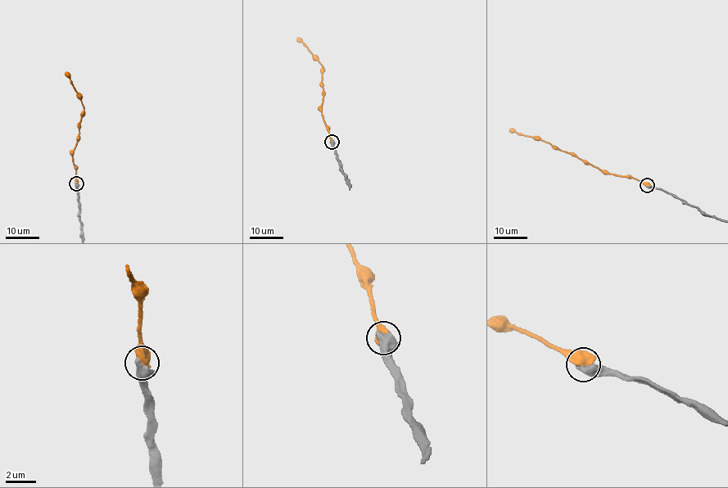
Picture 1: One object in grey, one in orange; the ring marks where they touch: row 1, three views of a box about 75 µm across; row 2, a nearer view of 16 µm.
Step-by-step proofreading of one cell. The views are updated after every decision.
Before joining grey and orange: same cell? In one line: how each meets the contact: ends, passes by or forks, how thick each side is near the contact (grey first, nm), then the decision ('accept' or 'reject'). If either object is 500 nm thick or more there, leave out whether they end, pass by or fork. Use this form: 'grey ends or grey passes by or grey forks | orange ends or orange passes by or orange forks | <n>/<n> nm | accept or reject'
600/800 nm | reject

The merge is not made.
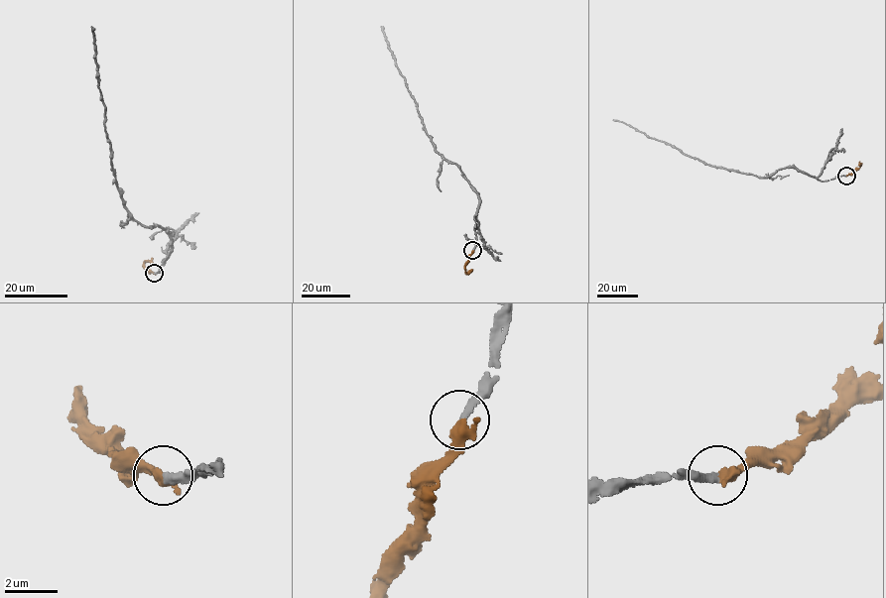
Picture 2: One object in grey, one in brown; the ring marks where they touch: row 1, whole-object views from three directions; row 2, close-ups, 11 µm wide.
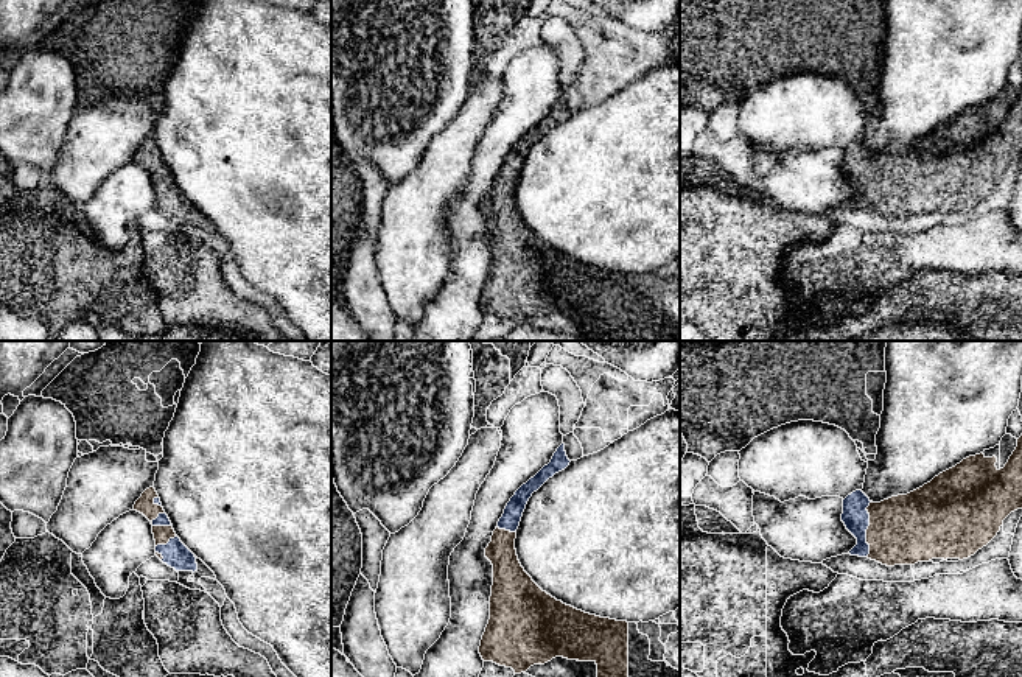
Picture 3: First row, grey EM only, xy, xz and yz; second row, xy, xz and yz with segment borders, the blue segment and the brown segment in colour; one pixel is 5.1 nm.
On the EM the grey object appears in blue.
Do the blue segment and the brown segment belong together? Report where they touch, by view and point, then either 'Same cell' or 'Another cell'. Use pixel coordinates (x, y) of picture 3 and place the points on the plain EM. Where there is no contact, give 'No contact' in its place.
Touches blue at yz (867, 179). Same cell

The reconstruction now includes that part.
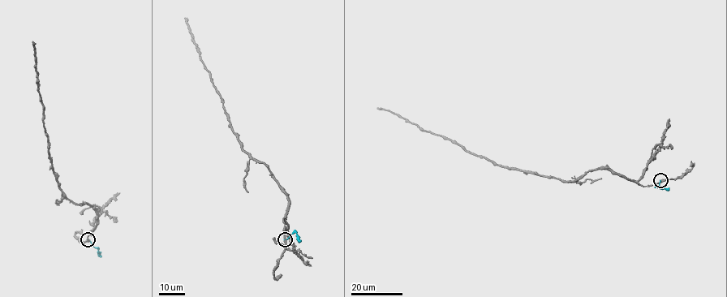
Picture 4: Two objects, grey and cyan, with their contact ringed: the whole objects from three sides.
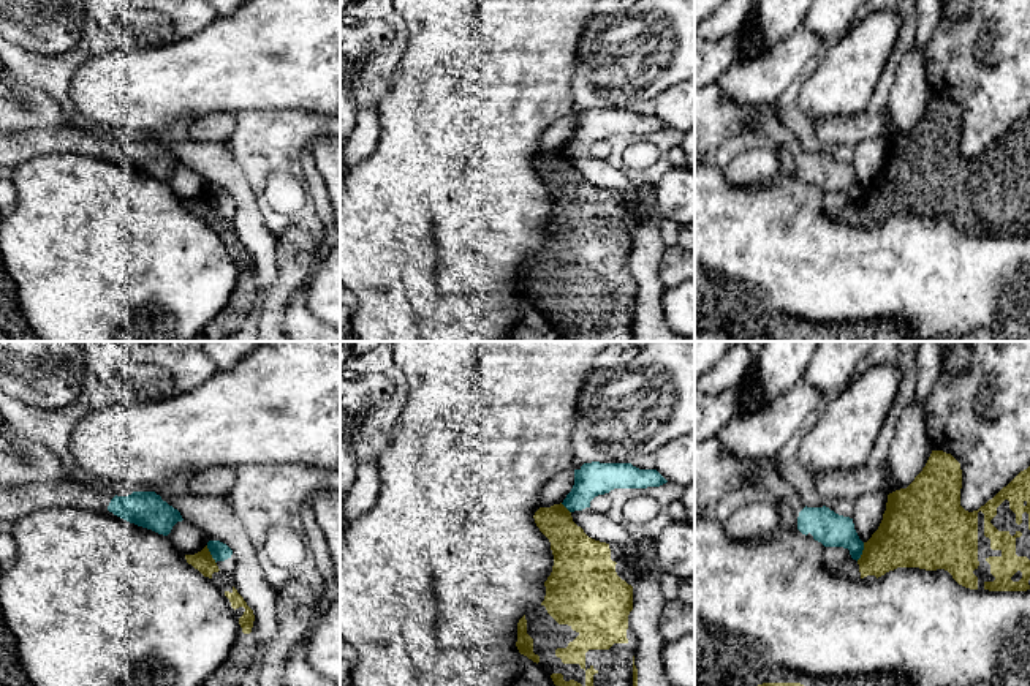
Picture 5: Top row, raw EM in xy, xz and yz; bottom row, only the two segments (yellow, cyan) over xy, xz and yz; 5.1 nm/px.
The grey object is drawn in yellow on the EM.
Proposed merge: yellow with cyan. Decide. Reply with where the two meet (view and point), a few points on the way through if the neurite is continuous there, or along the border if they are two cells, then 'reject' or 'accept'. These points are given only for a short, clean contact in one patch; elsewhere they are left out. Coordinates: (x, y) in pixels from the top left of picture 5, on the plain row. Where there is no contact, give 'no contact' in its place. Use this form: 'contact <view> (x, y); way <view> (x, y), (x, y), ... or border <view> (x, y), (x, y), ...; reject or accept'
contact yz (863, 198); border yz (864, 188), (863, 199), (856, 206); reject

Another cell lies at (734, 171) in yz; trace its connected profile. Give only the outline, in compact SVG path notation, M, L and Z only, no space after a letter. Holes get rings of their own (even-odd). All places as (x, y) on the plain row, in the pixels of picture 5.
M763 142L752 150L737 153L723 174L729 185L756 187L778 175L782 169L778 147Z

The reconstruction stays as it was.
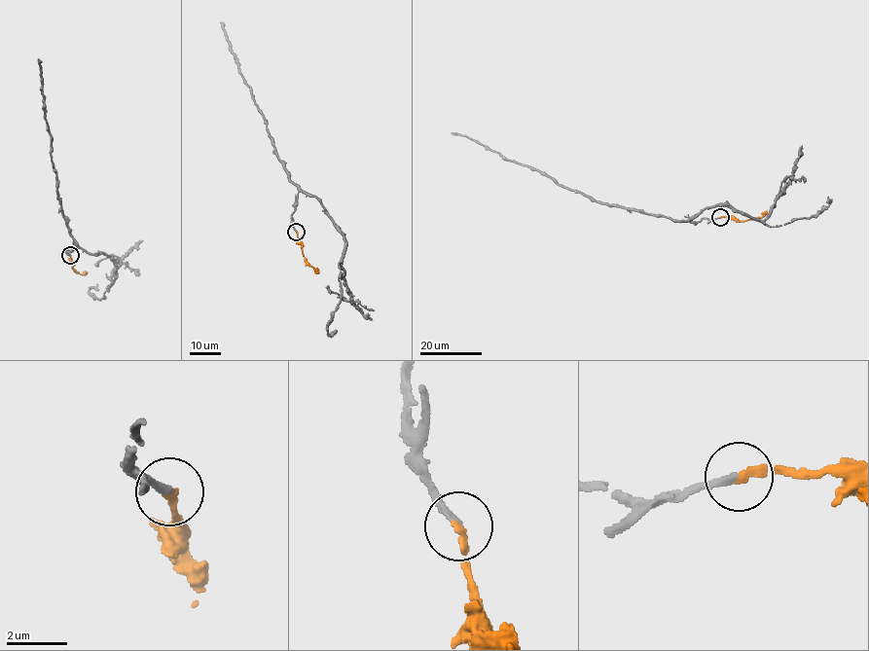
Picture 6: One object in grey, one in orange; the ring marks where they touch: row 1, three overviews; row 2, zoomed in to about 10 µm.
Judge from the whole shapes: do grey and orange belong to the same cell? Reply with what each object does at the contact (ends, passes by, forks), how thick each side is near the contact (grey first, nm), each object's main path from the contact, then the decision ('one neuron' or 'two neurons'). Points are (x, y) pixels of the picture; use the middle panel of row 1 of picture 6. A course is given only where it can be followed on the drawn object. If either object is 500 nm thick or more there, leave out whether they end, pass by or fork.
grey ends there; orange ends there; 200 nm thick on the grey side, 240 nm on the other; grey runs (297, 232), (291, 215), (298, 185), (290, 180), (284, 162), (278, 159), (267, 122), (239, 71), (221, 21); orange runs (297, 232), (304, 260), (318, 272); one neuron

